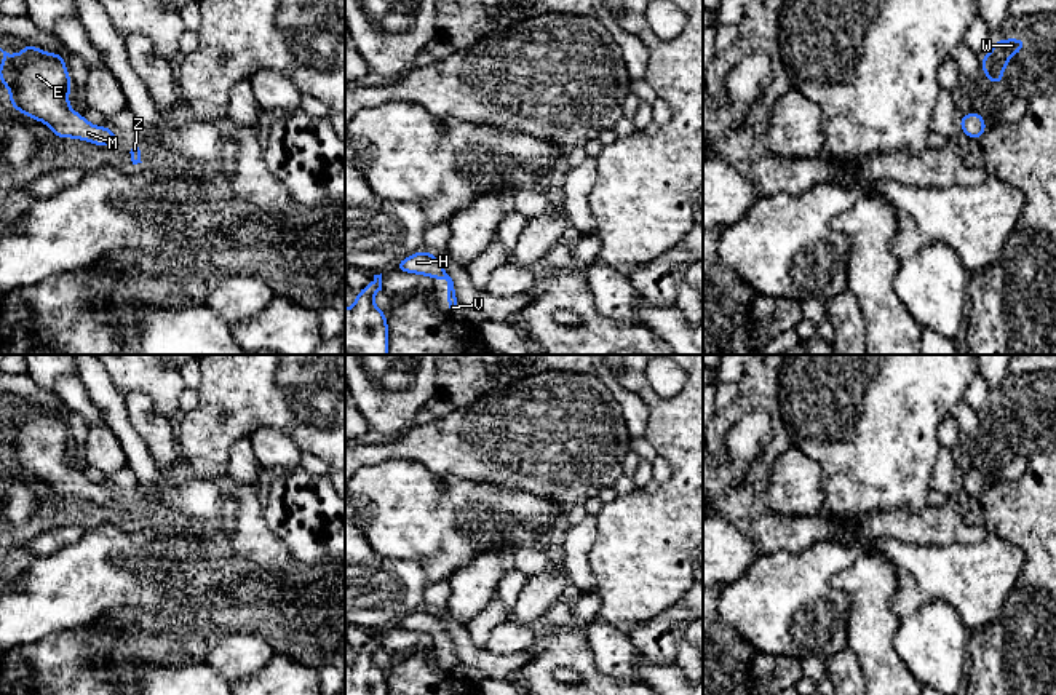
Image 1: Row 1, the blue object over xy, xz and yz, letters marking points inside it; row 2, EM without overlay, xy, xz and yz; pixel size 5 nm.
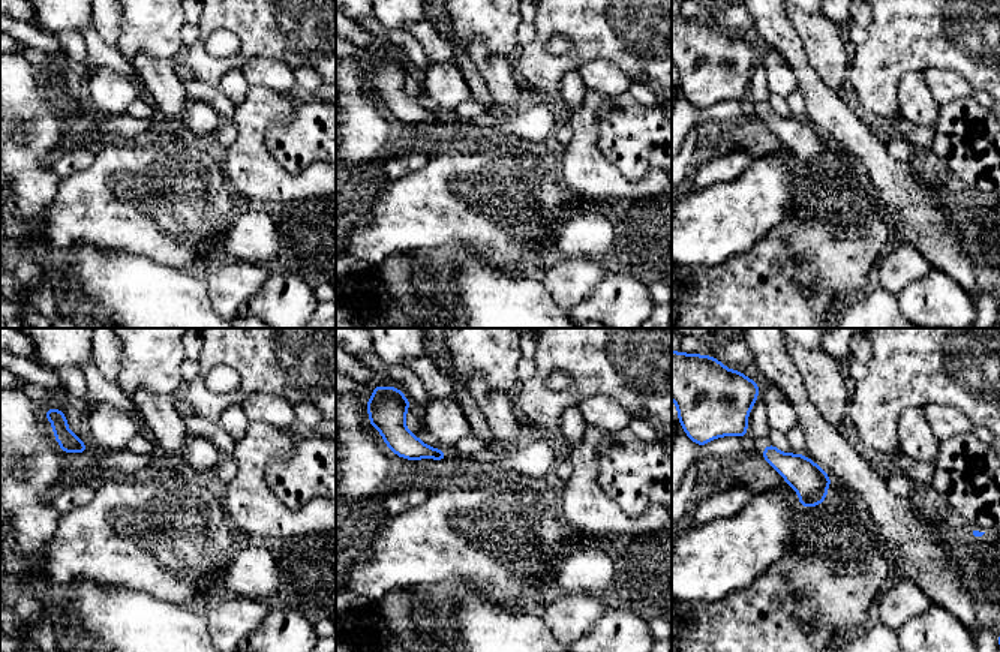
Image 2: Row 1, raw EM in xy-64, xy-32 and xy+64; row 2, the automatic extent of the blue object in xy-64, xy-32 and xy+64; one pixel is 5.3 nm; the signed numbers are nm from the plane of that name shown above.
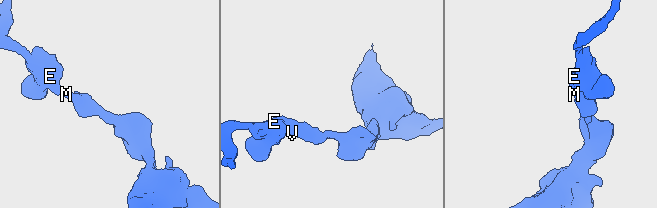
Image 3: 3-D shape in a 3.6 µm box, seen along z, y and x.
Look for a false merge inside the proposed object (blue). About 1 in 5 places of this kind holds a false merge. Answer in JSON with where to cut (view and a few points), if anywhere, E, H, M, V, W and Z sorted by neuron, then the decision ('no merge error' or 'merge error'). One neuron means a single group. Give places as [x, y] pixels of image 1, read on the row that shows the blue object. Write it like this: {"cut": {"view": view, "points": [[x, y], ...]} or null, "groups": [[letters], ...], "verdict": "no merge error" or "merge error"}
{"cut": null, "groups": [["E", "H", "M", "V", "W", "Z"]], "verdict": "no merge error"}

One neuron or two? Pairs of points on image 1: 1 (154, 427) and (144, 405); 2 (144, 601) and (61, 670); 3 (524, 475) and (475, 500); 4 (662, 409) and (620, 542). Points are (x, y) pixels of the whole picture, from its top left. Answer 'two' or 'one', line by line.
1: one
2: two
3: two
4: one

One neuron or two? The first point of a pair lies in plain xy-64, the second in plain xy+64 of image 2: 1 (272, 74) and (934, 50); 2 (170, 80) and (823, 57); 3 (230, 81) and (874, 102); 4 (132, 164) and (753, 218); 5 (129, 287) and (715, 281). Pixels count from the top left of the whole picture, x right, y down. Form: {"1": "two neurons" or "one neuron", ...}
{"1": "two neurons", "2": "one neuron", "3": "two neurons", "4": "one neuron", "5": "two neurons"}

